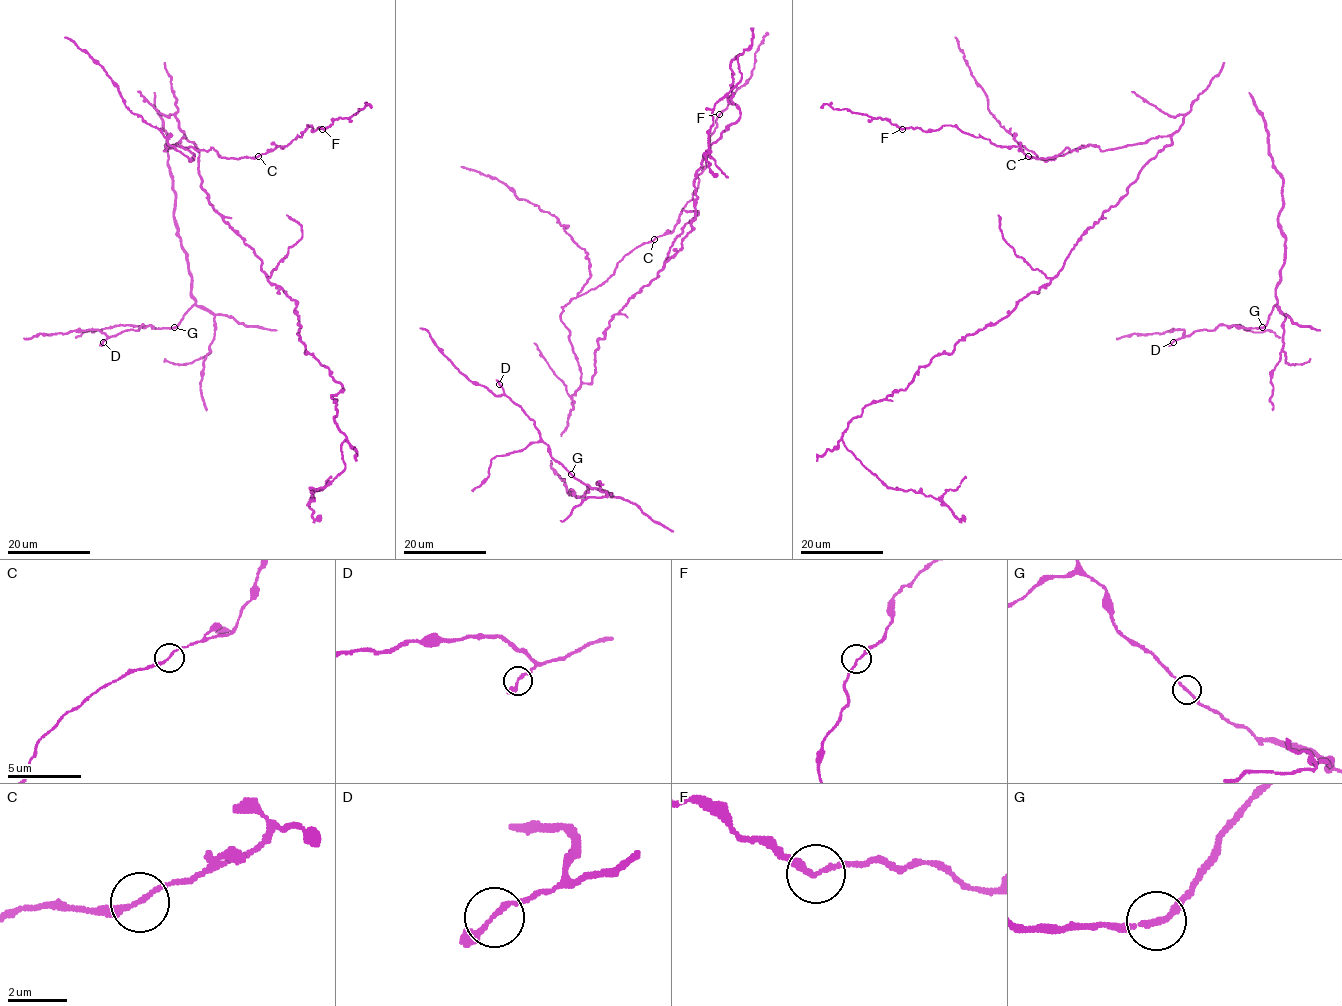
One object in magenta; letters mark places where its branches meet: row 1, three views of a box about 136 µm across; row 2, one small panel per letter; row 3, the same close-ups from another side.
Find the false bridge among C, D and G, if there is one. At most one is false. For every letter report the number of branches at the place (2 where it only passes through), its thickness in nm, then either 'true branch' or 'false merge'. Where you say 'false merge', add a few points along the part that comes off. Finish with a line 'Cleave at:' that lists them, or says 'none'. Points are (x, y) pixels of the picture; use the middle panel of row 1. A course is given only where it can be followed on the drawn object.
C: branches 2; calibre 180 nm; true branch
D: branches 2; calibre 180 nm; true branch
G: branches 2; calibre 180 nm; true branch
Cleave at: none

